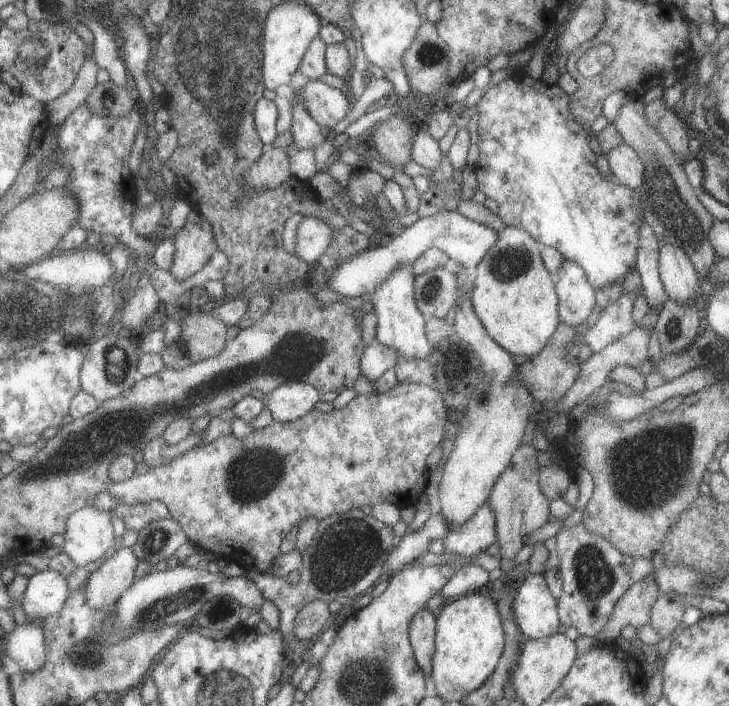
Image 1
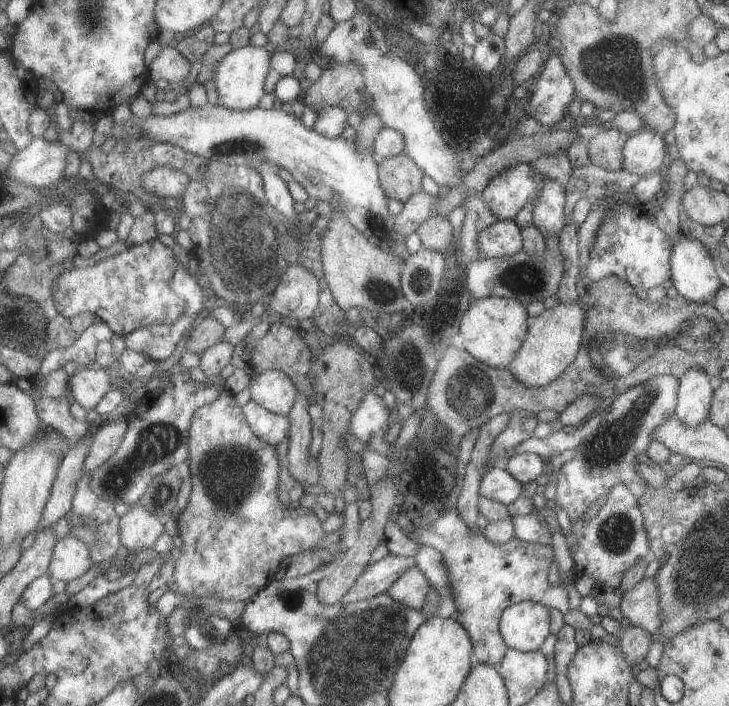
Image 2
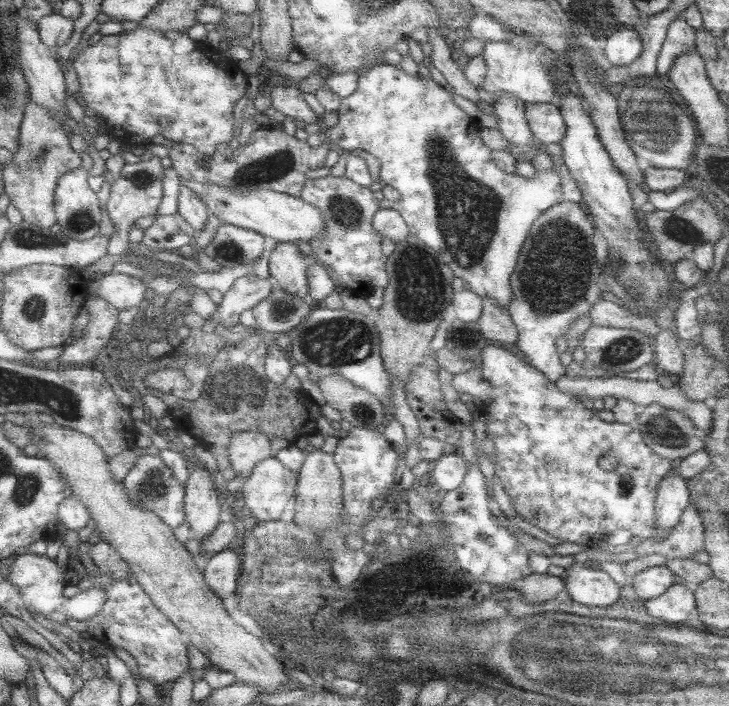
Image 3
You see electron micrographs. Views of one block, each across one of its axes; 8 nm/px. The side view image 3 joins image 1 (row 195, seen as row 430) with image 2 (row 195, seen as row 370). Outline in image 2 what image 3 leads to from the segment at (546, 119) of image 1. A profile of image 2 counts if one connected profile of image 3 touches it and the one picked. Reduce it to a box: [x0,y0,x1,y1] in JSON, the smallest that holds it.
[481,162,547,220]

